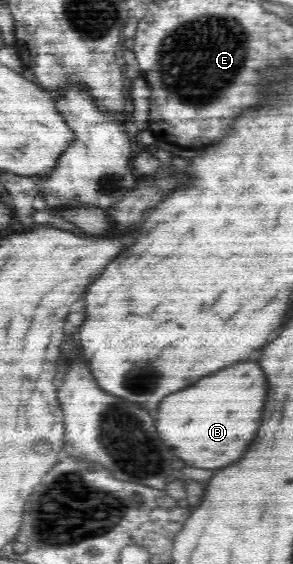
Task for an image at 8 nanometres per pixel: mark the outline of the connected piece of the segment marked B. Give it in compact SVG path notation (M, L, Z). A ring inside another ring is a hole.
M240 362L194 386L170 394L158 408L156 428L170 452L196 468L222 468L236 462L254 440L266 400L266 374L258 362Z

